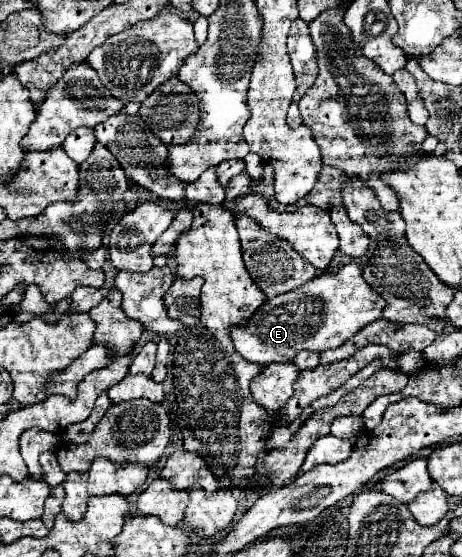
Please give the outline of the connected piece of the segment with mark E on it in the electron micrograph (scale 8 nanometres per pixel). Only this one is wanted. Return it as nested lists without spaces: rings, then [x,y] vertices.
[[[347,263],[335,273],[327,271],[317,275],[301,289],[293,289],[289,293],[267,299],[243,327],[231,327],[231,341],[235,351],[251,363],[285,363],[293,361],[293,357],[303,349],[315,353],[337,349],[367,323],[381,319],[385,305],[387,303],[383,297],[363,279],[361,267],[357,263]]]

